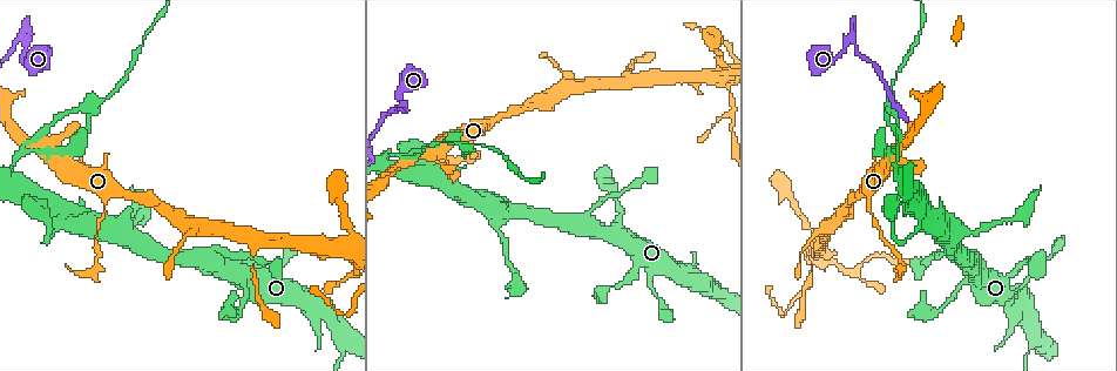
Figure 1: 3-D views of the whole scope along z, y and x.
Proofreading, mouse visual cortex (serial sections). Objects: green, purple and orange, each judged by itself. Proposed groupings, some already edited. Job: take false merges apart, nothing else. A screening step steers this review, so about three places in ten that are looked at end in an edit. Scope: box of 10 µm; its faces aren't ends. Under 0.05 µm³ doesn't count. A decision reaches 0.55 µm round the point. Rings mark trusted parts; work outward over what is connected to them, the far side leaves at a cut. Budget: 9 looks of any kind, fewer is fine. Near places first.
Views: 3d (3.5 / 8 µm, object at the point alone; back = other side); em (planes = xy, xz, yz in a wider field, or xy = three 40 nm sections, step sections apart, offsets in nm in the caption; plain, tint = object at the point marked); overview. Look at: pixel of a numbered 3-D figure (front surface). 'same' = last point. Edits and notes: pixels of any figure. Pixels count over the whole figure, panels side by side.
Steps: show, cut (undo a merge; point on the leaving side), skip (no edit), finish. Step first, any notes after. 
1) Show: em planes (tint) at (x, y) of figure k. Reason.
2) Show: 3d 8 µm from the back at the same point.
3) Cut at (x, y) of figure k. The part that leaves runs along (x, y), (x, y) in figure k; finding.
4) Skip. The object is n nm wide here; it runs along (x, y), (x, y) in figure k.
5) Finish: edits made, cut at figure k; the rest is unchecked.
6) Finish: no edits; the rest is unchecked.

Show: 3d 8 µm at (249, 236) of figure 1. Thin arm on a thick one.

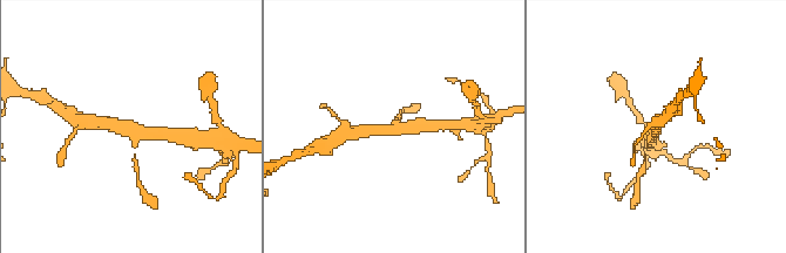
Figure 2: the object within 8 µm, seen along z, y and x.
Show: em xy step 2 (tint) at the same point. 3 arms meet here; the arms are 100, 300, 400 nm wide.

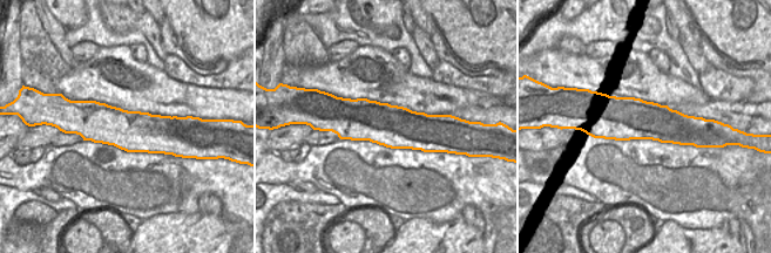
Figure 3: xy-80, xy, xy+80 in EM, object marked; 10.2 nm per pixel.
Skip. Continuous, no second cell.

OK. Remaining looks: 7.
Show: 3d 8 µm at (715, 80) of figure 1. Calibre changes.

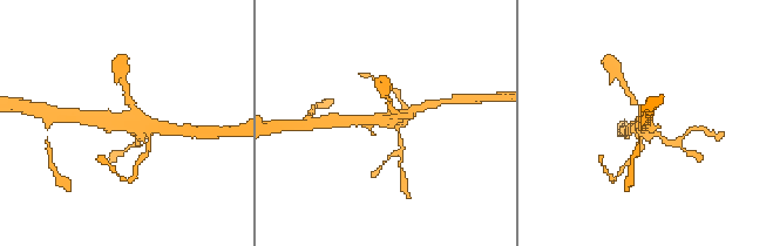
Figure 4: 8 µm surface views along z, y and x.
Show: 3d 3.5 µm at the same point. Closer look.

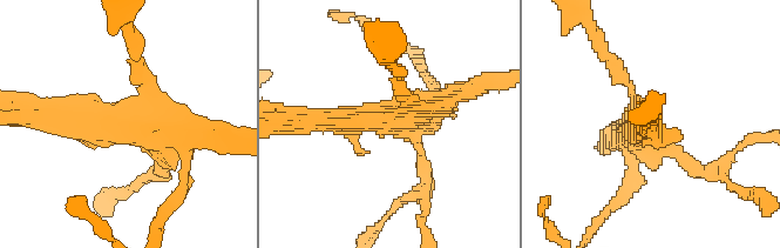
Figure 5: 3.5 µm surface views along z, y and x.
Show: em xy step 2 (tint) at (387, 120) of figure 5.

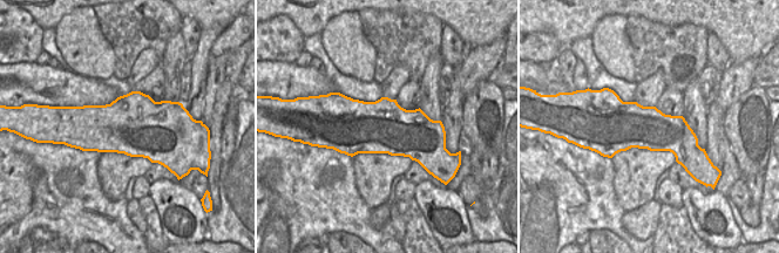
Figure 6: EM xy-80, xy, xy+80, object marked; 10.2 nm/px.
Skip. It runs along (46, 115), (136, 127), (158, 166) in figure 5; continuous, no second cell.

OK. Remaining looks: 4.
Show: em xy step 1 (tint) at (897, 151) of figure 1. Calibre changes.

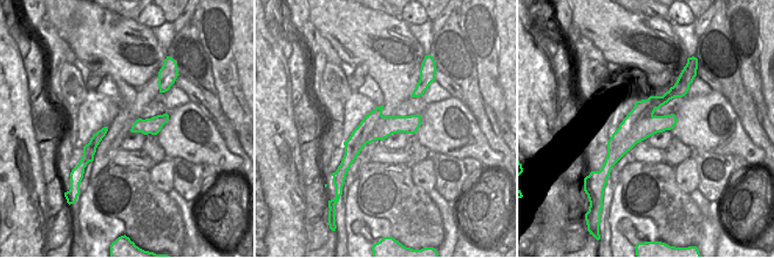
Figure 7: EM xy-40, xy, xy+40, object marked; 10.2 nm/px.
Show: 3d 3.5 µm at the same point. See where the arms go.

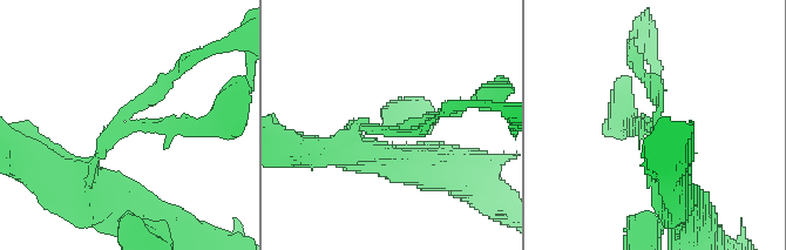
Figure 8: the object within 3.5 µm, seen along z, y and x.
Skip. The arms are 150, 150, 350 nm wide; all the same cell.

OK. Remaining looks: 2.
Show: 3d 3.5 µm at (21, 37) of figure 1. Abrupt turn.

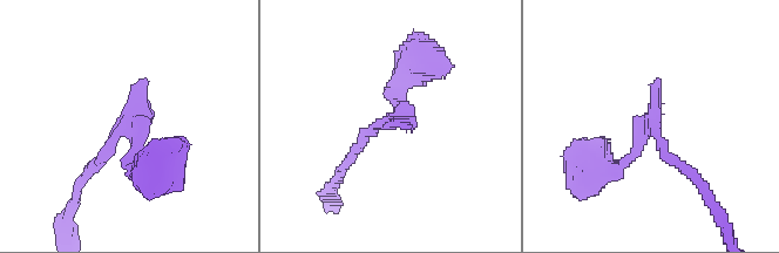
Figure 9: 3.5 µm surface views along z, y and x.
Show: em xy step 5 (tint) at (652, 124) of figure 9.

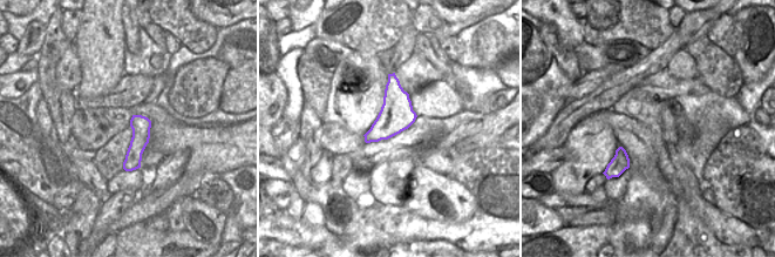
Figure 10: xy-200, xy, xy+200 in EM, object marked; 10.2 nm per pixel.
Skip. It runs along (413, 69), (398, 81), (398, 114), (351, 159) in figure 9; all the same cell.

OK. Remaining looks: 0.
Finish: no edits; the rest is unchecked.

